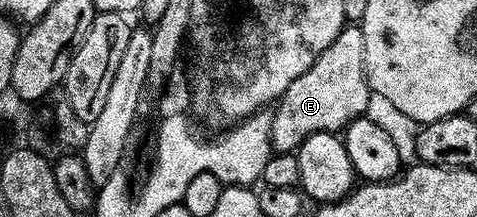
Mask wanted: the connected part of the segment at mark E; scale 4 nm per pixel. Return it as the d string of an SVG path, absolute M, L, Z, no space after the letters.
M347 25L316 57L316 61L308 69L308 73L300 73L292 85L277 100L273 108L271 148L275 152L297 152L301 143L312 133L329 131L341 132L354 119L363 118L367 114L366 106L372 100L372 92L364 73L364 33L361 26Z

